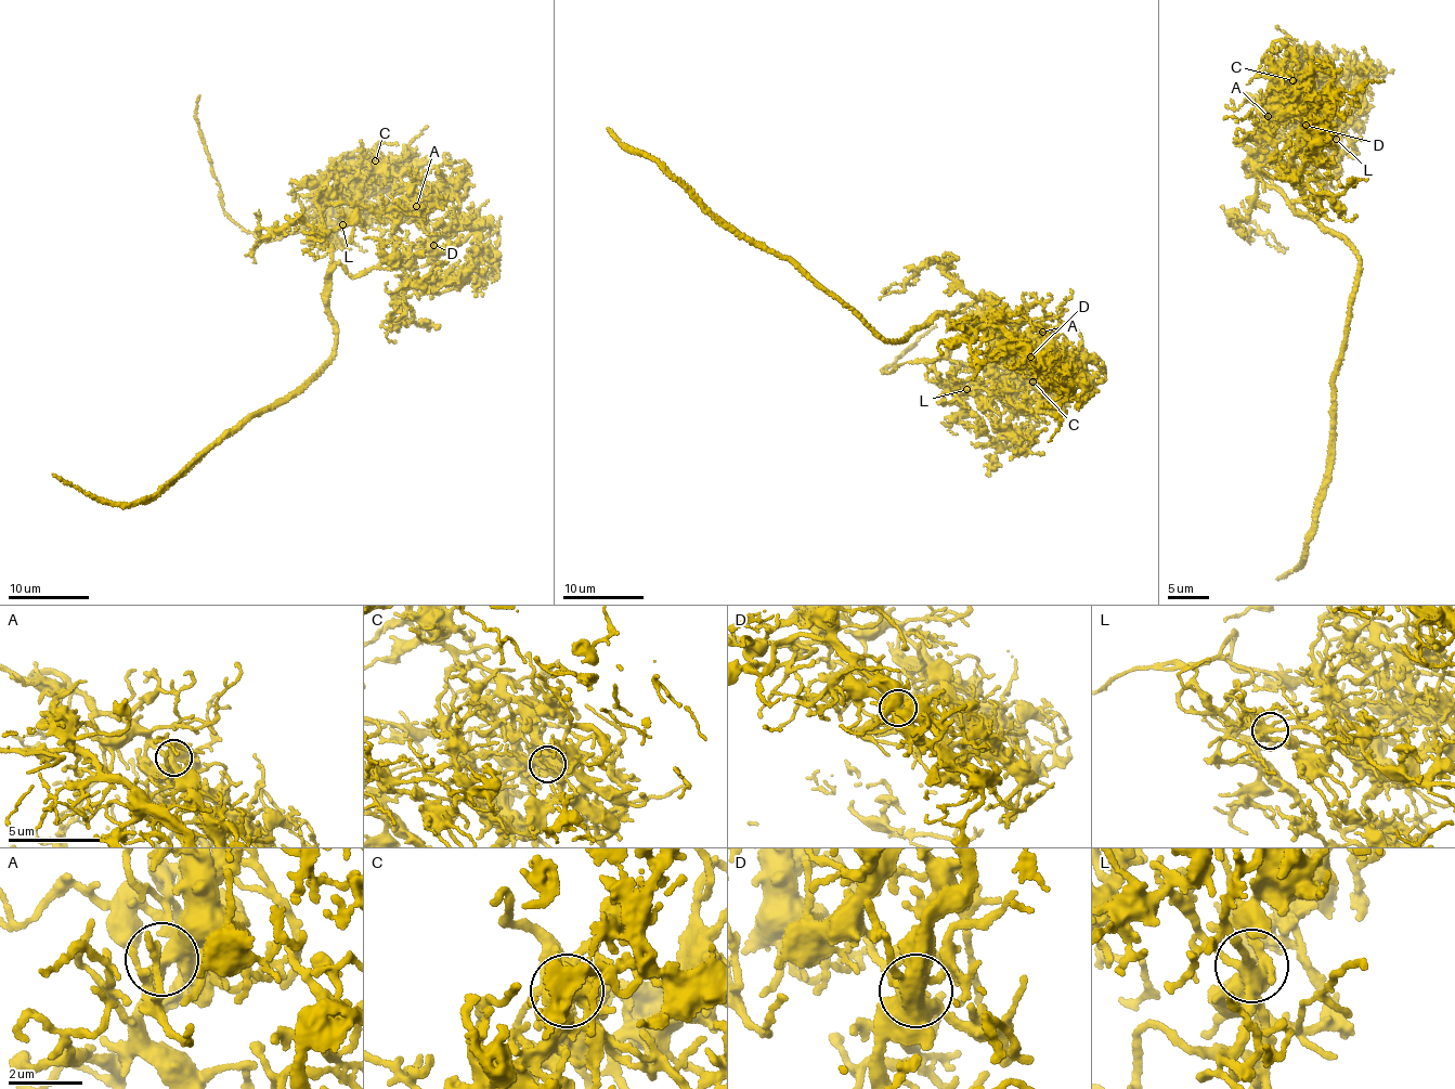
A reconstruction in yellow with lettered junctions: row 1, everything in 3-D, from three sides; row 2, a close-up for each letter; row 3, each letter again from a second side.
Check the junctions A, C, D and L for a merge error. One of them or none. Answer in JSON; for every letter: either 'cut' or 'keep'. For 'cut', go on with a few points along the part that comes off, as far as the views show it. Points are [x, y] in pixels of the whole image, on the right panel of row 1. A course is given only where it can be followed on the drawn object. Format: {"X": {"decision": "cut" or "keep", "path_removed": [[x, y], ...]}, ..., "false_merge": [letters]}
{"A": {"decision": "keep"}, "C": {"decision": "cut", "path_removed": [[1294, 79], [1300, 86], [1296, 120], [1304, 150], [1293, 158], [1314, 170], [1335, 198], [1339, 195], [1236, 142]]}, "D": {"decision": "keep"}, "L": {"decision": "keep"}, "false_merge": ["C"]}

